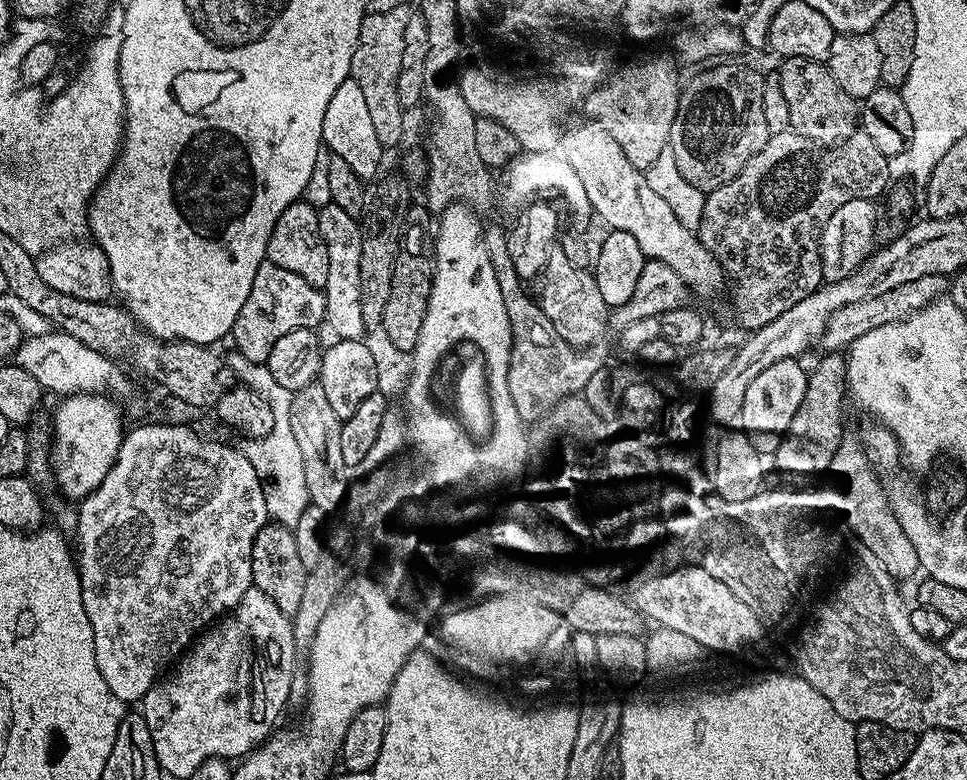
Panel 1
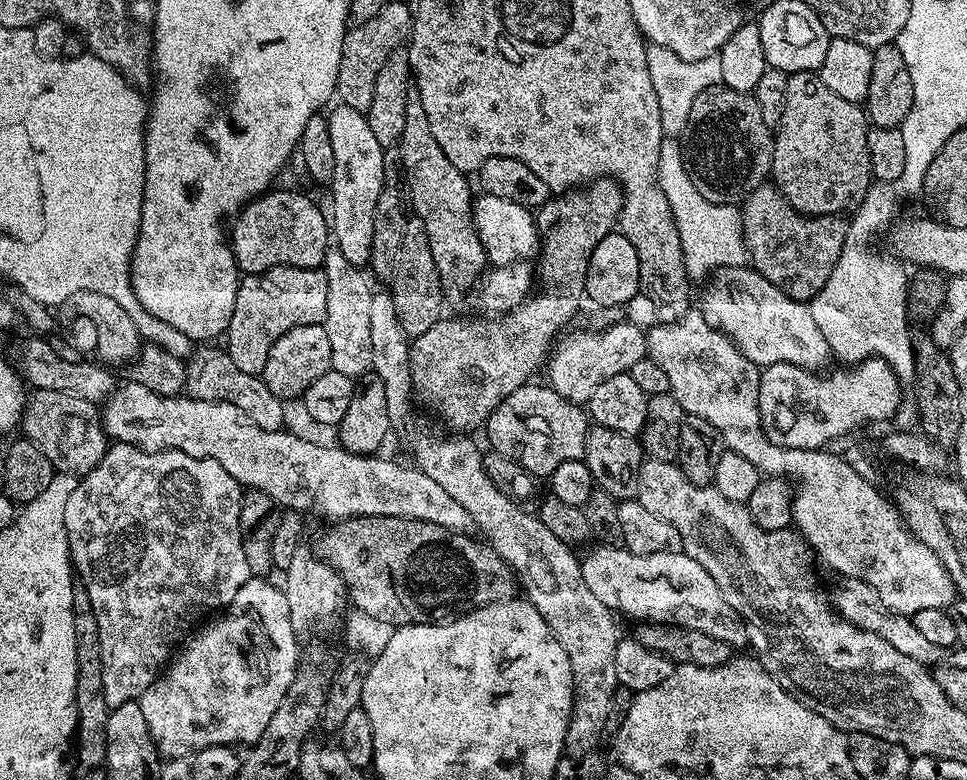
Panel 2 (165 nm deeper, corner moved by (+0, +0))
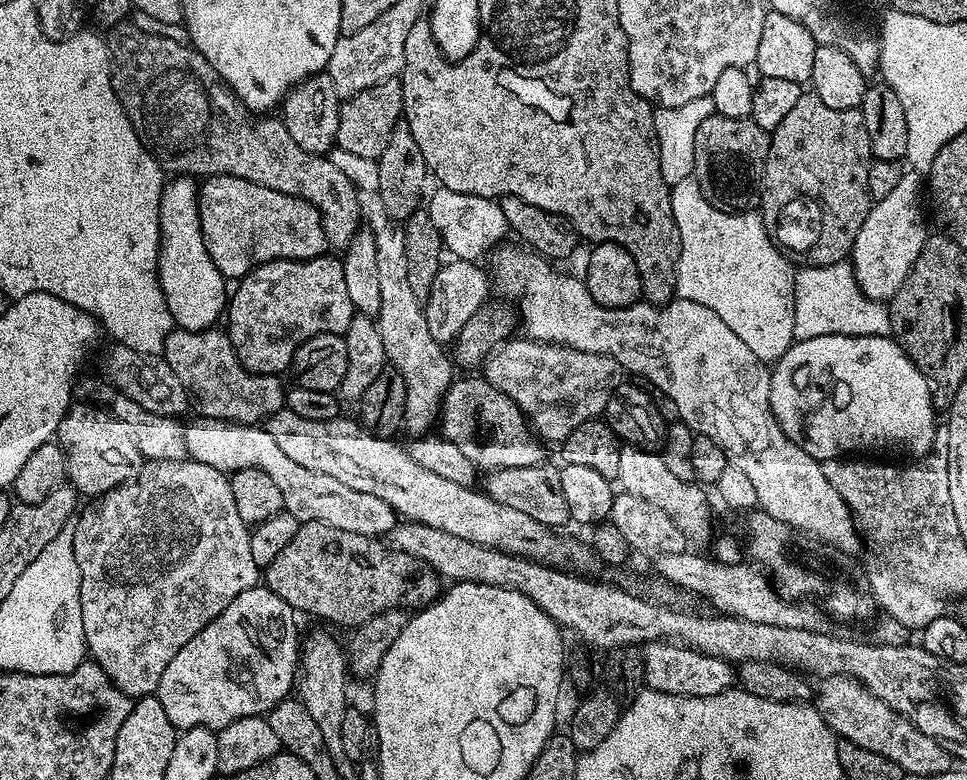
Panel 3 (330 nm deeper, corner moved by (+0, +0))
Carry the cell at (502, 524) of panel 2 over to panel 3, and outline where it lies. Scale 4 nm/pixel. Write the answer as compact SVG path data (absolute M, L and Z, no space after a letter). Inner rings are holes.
M379 229L376 232L374 251L378 265L378 283L382 304L380 312L374 318L380 329L384 359L391 367L402 374L402 382L406 382L406 410L404 411L404 428L412 431L413 437L425 435L428 428L437 423L440 404L454 379L453 361L444 351L445 345L434 340L427 329L424 317L424 304L410 287L410 270L406 266L406 238L403 231Z

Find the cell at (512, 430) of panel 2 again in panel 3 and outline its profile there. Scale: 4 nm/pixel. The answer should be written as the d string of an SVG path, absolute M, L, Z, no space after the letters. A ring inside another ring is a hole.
M468 374L465 380L453 379L440 404L438 432L454 442L478 470L510 466L534 466L545 463L545 445L532 431L522 409L504 392L499 392L480 374Z

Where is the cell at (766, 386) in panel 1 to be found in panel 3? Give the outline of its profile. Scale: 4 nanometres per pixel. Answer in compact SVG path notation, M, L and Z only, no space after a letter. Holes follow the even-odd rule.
M819 336L796 340L771 369L770 406L780 429L806 454L826 461L849 454L868 454L871 448L880 452L905 452L905 457L928 455L938 427L937 409L932 407L926 378L918 374L914 362L888 336L850 337Z

